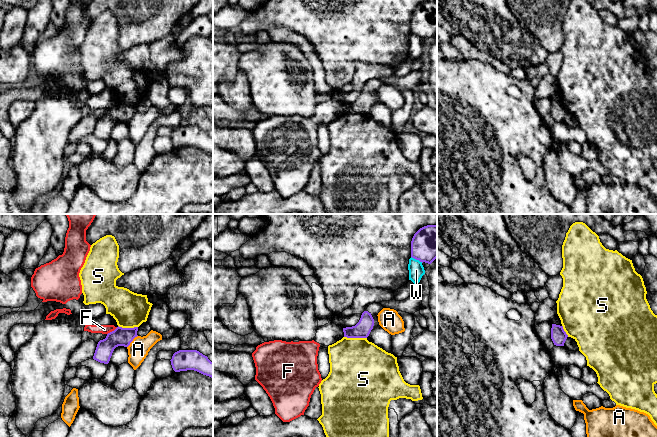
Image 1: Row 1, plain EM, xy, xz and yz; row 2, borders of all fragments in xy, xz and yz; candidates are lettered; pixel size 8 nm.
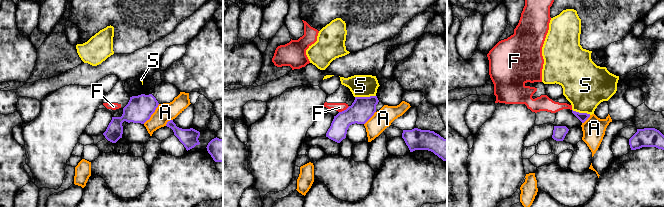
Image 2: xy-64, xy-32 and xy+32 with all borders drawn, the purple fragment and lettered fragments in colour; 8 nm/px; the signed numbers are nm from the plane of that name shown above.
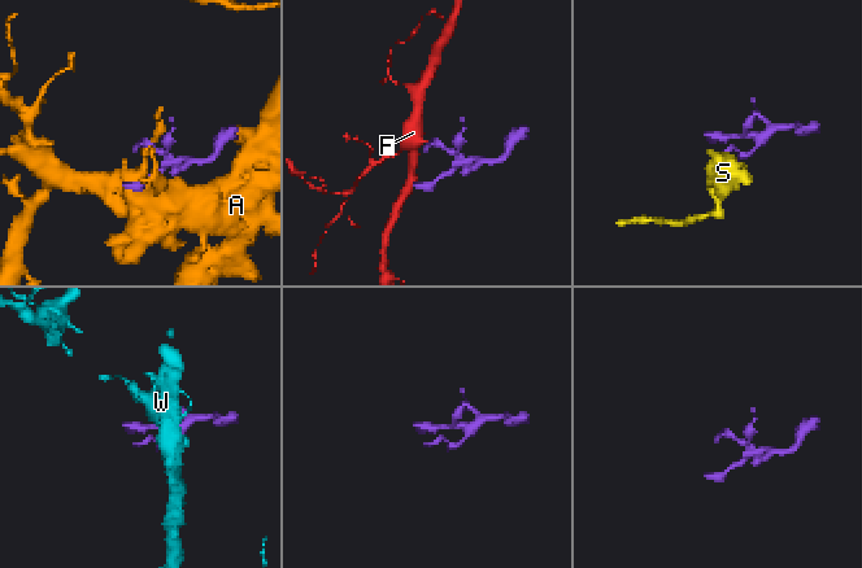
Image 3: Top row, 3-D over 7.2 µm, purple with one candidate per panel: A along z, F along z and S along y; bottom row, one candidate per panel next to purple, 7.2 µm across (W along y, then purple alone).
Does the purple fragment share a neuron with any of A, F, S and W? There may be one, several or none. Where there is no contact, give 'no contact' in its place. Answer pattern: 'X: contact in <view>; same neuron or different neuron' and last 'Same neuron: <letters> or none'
A: contact in xy; different neuron
F: contact in xy; different neuron
S: contact in xz; different neuron
W: contact in xz; different neuron
Same neuron: none

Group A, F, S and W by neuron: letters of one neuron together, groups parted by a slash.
A / F / S / W

